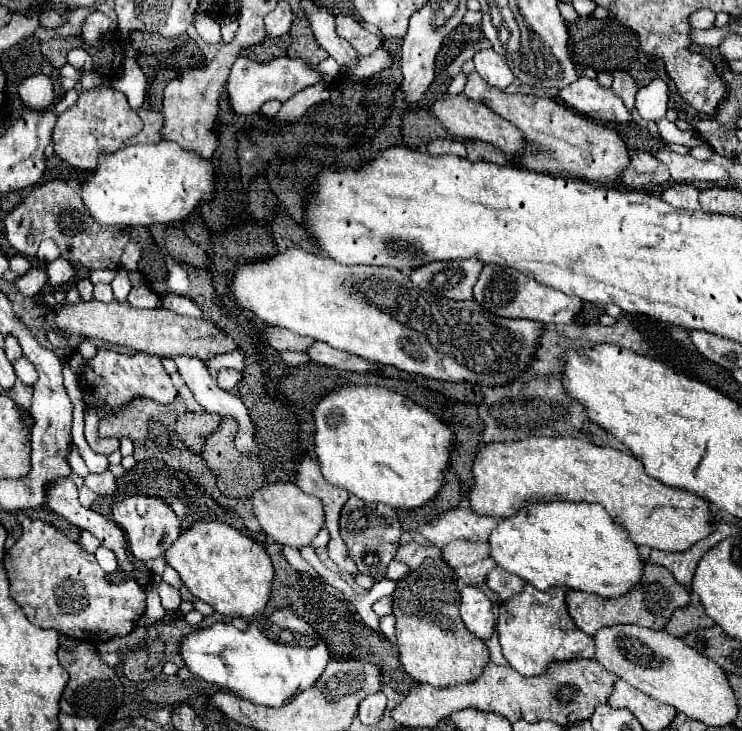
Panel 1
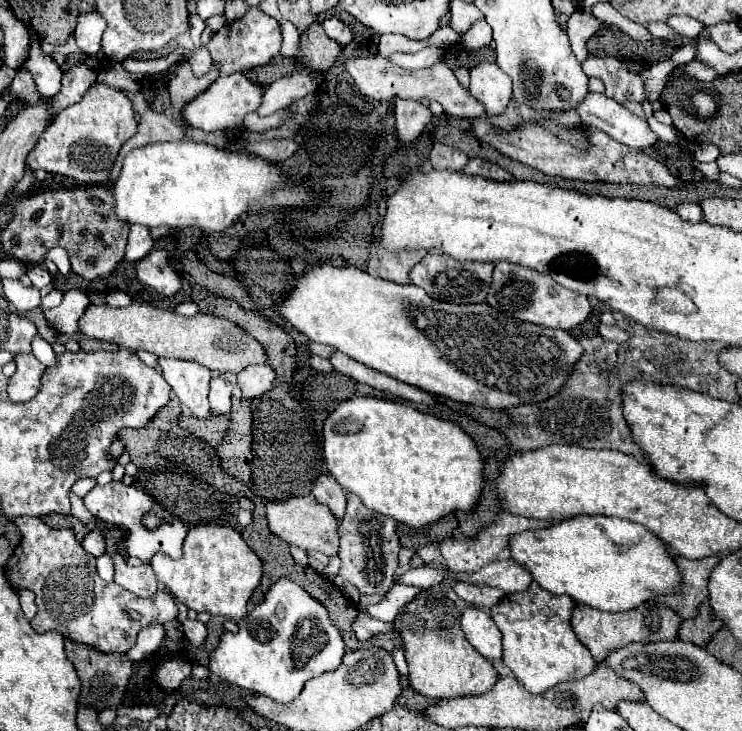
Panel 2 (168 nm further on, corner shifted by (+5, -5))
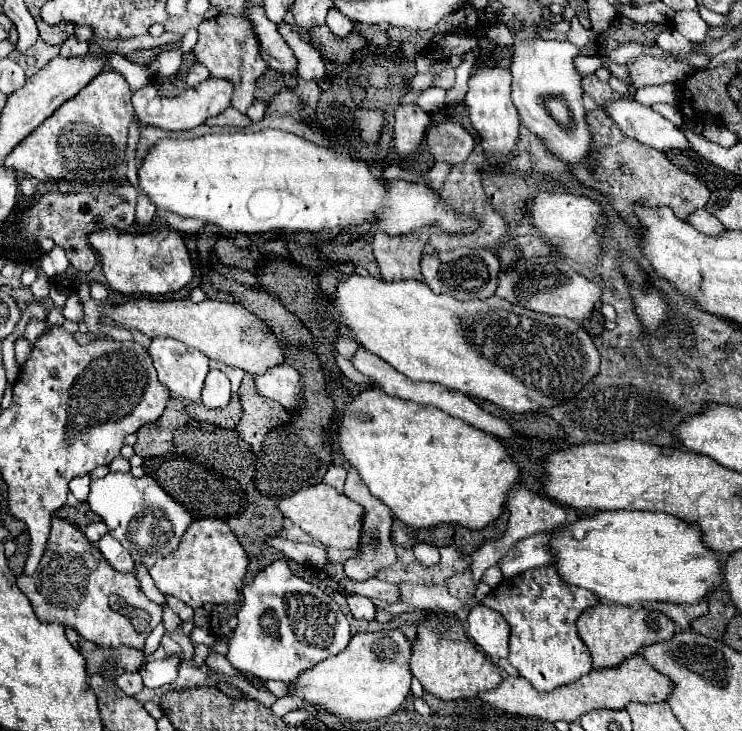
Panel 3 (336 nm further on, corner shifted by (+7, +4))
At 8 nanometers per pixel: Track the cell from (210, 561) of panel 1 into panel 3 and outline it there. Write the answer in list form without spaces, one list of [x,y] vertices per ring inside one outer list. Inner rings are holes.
[[[196,519],[186,531],[180,547],[170,555],[158,559],[150,569],[150,577],[164,595],[178,597],[190,607],[202,607],[206,603],[236,603],[240,599],[240,585],[246,575],[248,557],[240,547],[236,535],[222,519]]]

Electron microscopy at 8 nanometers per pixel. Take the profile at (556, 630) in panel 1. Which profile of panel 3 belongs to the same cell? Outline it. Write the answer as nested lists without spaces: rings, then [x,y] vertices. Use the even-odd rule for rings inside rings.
[[[554,565],[528,569],[506,579],[482,599],[482,605],[496,609],[508,621],[512,629],[508,659],[536,689],[574,683],[592,669],[592,657],[576,633],[576,619],[584,609],[598,603],[600,599],[592,591],[564,583]]]

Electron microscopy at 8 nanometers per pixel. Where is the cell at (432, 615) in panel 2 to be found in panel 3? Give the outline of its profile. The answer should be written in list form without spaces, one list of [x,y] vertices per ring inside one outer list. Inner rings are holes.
[[[432,613],[418,625],[418,639],[412,647],[410,669],[428,693],[450,701],[478,697],[502,683],[496,663],[492,663],[492,659],[488,659],[470,637],[466,637],[462,623],[454,615],[446,613]]]

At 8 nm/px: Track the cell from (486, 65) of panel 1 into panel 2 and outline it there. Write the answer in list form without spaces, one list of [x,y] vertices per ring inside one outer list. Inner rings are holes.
[[[484,60],[470,68],[470,94],[486,106],[488,114],[500,114],[512,96],[512,80],[496,62]]]

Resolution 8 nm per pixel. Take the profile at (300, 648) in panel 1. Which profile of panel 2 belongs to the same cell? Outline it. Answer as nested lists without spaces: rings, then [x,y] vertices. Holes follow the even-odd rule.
[[[284,578],[270,588],[266,600],[242,618],[238,626],[238,634],[222,634],[218,646],[210,652],[208,670],[276,704],[290,704],[300,694],[306,680],[336,670],[346,652],[342,636],[332,626],[326,608],[298,584]]]

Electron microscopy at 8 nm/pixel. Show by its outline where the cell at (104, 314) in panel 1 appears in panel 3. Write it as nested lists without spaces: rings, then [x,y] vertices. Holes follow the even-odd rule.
[[[134,299],[118,307],[104,309],[108,319],[114,319],[116,325],[138,329],[150,339],[172,337],[188,347],[202,351],[208,359],[220,361],[230,367],[244,369],[252,375],[262,375],[270,367],[284,363],[284,351],[272,333],[272,329],[258,315],[248,311],[240,303],[224,303],[206,299],[202,303],[184,301],[154,301],[154,299]]]

